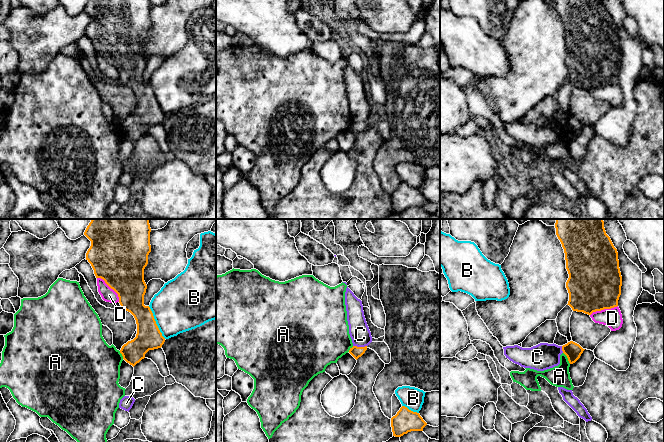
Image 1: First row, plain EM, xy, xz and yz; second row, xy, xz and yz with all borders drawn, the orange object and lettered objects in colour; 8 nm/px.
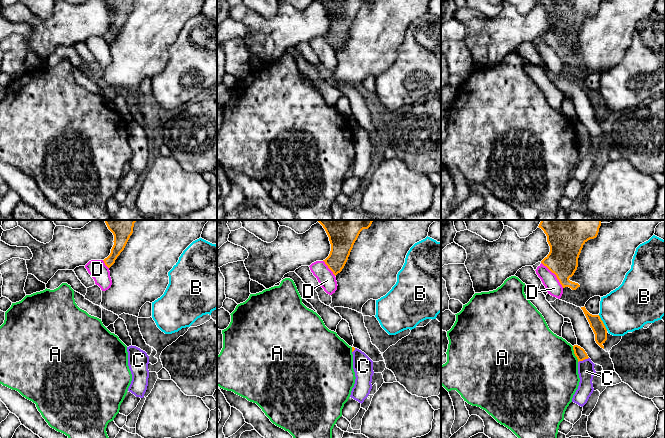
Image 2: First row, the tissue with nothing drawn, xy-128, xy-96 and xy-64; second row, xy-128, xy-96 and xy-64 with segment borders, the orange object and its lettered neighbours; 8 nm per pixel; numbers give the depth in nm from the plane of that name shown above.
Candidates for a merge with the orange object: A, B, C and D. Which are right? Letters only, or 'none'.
none

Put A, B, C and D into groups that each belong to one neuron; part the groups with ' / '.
A / B / C / D

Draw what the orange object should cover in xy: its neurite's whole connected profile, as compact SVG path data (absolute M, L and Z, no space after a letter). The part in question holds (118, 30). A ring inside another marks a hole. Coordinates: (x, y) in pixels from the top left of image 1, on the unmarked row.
M89 0L84 8L91 17L86 36L91 40L96 54L103 55L118 70L122 85L130 88L136 96L136 113L120 126L123 135L133 143L145 134L149 126L161 124L165 118L150 83L144 81L147 65L144 45L151 28L150 8L150 0Z

